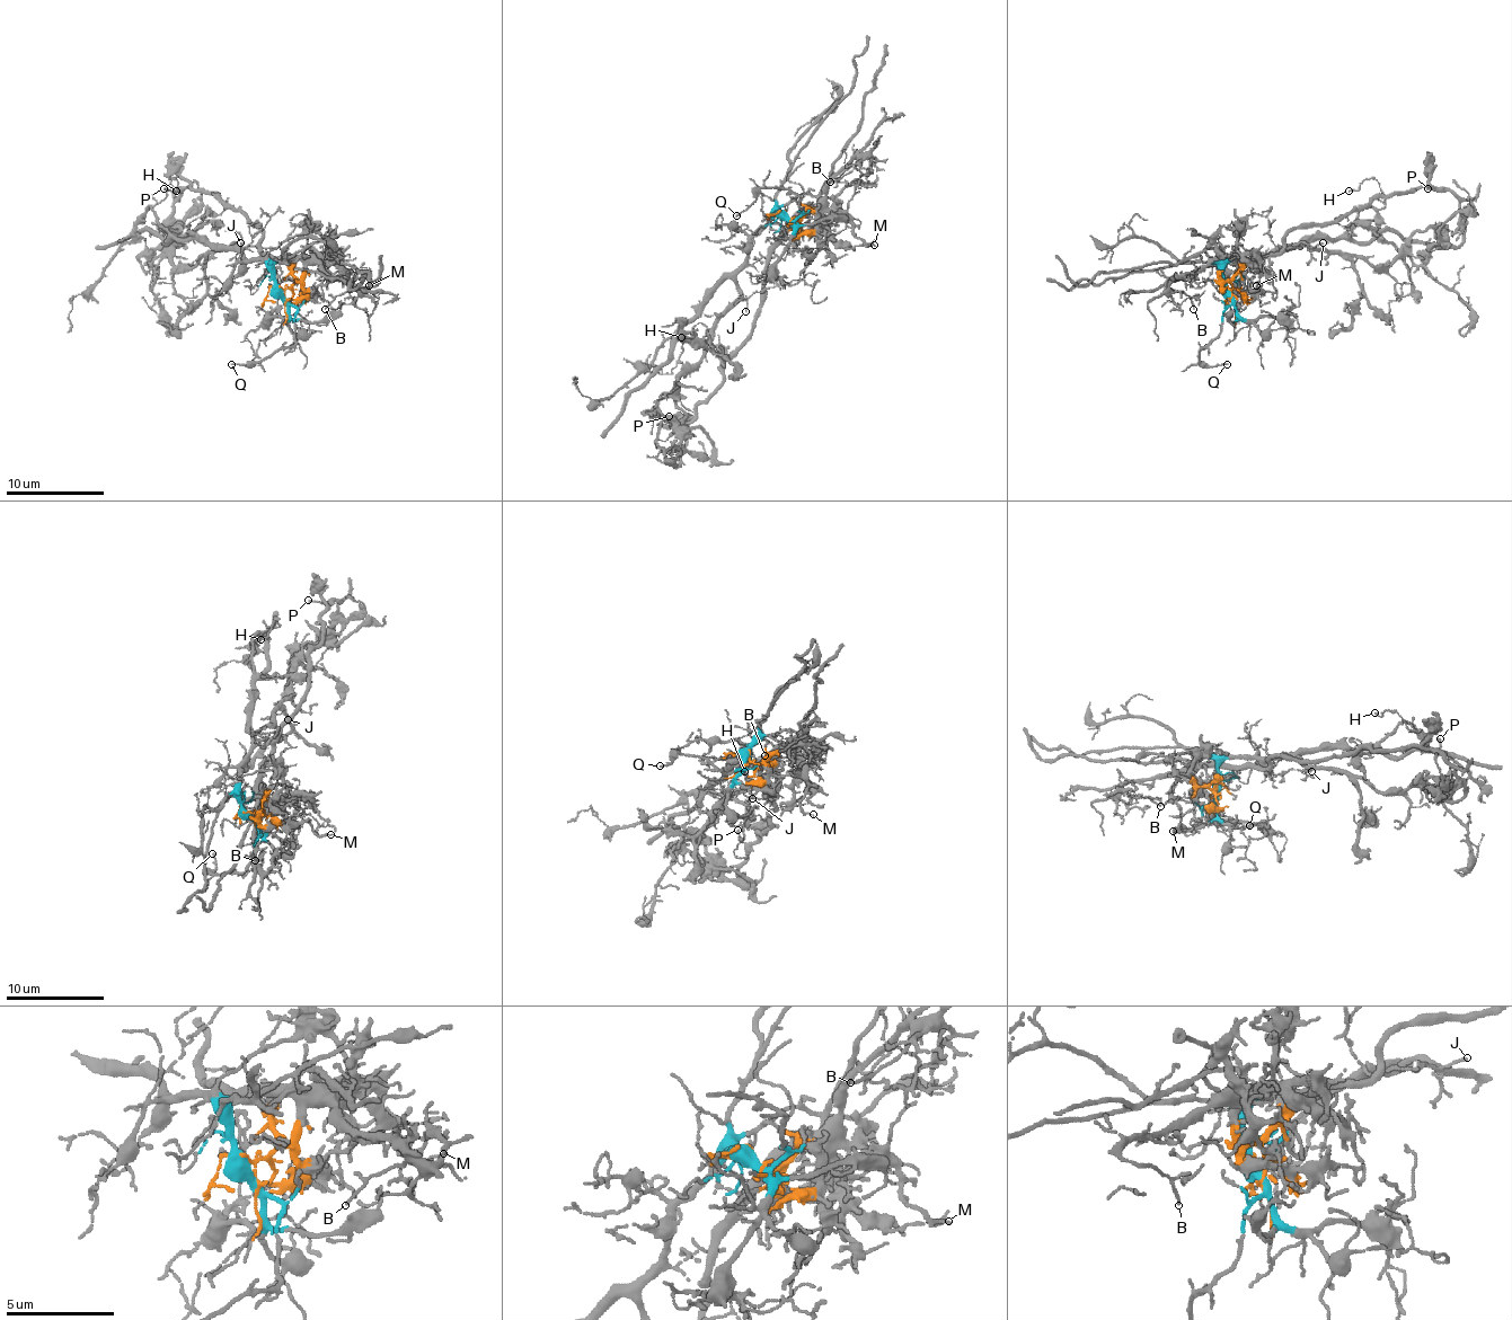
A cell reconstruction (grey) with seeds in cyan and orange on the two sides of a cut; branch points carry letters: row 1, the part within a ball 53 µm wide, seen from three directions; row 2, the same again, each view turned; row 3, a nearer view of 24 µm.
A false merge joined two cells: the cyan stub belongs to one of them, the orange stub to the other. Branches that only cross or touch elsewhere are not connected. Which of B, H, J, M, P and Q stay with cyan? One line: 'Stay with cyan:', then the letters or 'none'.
Stay with cyan: H, J, Q

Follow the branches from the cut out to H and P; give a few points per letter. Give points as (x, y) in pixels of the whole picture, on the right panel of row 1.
H: (1229, 291), (1229, 262), (1337, 240), (1367, 205), (1384, 207), (1373, 178), (1350, 191)
P: (1229, 291), (1254, 259), (1276, 255), (1298, 228), (1327, 226), (1379, 196), (1417, 186), (1428, 188)

